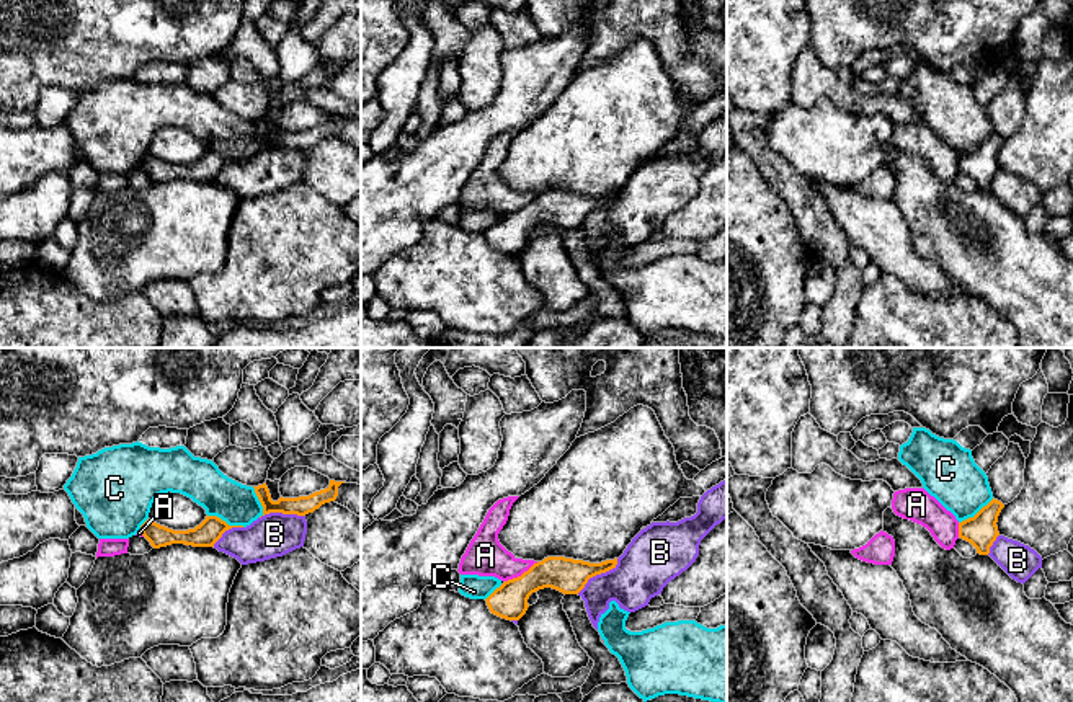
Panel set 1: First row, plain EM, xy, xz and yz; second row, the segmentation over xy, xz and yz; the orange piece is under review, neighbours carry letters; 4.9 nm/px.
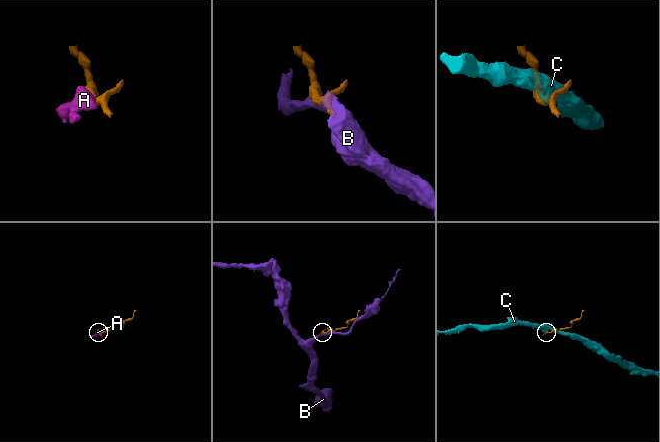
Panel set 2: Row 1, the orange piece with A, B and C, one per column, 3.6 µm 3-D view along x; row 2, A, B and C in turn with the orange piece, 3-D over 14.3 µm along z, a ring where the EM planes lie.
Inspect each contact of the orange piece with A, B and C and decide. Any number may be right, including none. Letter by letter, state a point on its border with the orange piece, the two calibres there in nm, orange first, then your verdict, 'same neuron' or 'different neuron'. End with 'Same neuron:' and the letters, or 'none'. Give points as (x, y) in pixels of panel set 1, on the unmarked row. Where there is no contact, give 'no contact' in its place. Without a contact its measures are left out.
A: meets orange in xz at (523, 208); 180 nm thick on the orange side, 190 nm on the other; different neuron
B: meets orange in xz at (598, 208); 170 nm thick on the orange side, 280 nm on the other; different neuron
C: meets orange in xy at (224, 155); 120 nm thick on the orange side, 200 nm on the other; different neuron
Same neuron: none

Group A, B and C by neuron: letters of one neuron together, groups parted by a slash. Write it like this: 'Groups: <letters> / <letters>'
Groups: A / B / C

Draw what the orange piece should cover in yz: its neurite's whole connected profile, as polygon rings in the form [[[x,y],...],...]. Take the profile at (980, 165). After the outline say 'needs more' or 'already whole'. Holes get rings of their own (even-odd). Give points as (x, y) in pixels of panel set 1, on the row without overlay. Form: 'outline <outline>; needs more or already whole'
outline [[[993,132],[973,152],[959,157],[959,171],[970,176],[977,188],[988,189],[1000,170],[996,157],[1003,142],[1004,139]]]; already whole

